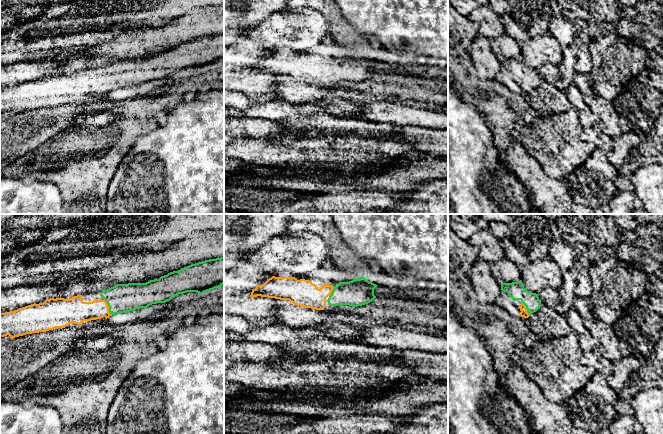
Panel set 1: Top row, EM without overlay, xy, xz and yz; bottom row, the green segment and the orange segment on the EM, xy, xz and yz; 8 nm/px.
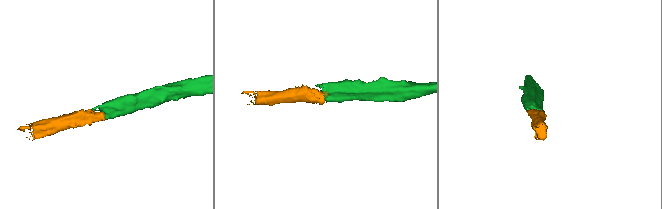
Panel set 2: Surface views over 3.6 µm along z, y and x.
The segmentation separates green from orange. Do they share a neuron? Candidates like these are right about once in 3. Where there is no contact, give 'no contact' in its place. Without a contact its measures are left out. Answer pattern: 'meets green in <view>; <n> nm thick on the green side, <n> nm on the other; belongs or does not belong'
meets green in xy; 220 nm thick on the green side, 180 nm on the other; belongs

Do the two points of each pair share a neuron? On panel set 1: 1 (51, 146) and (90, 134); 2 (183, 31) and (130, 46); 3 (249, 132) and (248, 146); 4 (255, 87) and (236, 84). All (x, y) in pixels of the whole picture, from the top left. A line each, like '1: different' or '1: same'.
1: same
2: same
3: different
4: same

